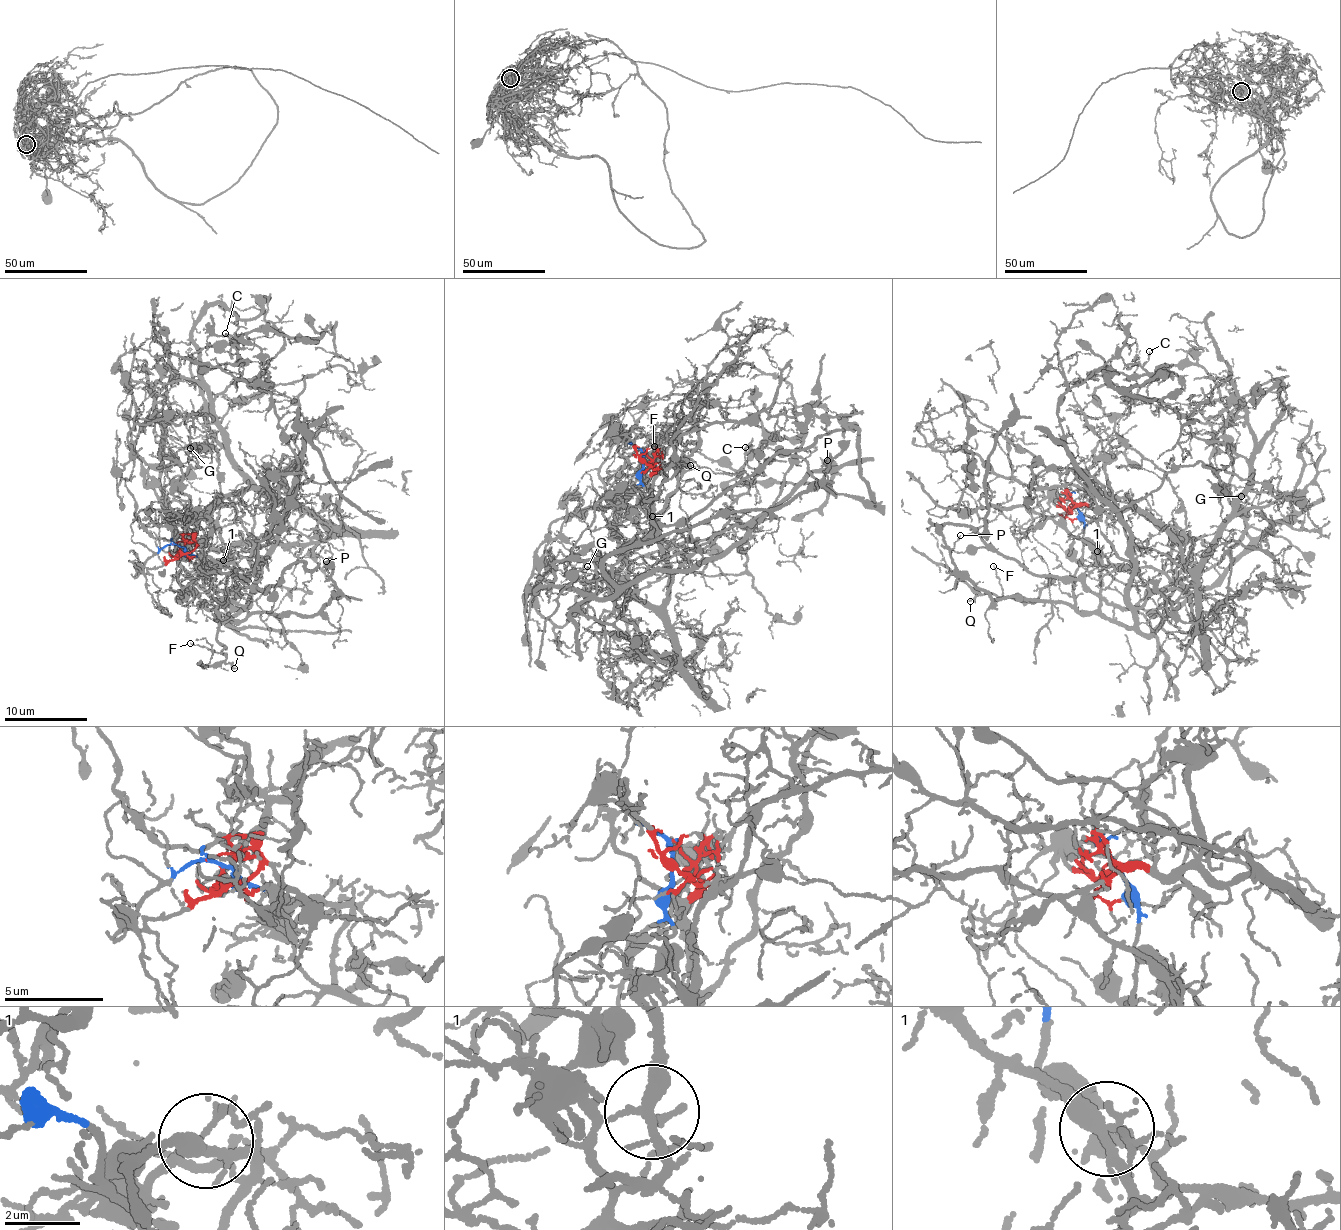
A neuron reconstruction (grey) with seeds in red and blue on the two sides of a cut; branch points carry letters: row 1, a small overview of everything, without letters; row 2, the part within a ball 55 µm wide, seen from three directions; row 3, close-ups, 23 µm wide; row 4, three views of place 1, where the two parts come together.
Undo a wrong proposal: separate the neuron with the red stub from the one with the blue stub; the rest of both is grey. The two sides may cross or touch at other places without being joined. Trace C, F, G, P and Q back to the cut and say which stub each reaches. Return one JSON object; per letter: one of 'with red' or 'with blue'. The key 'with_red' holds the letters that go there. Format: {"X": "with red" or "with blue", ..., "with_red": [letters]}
{"C": "with blue", "F": "with blue", "G": "with blue", "P": "with blue", "Q": "with blue", "with_red": []}

